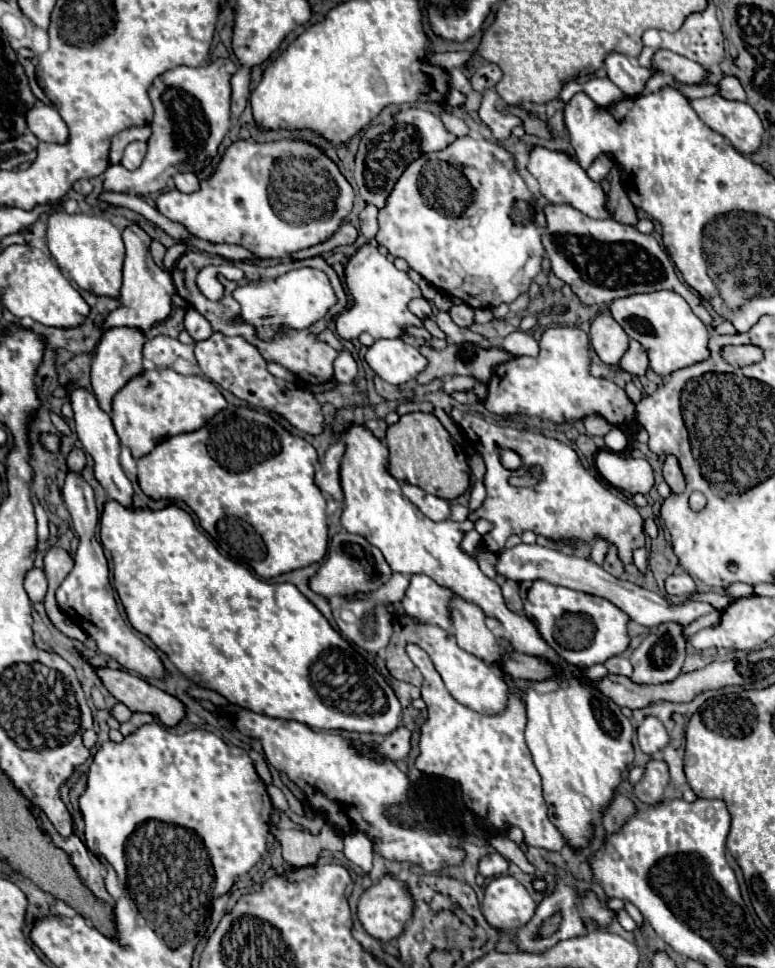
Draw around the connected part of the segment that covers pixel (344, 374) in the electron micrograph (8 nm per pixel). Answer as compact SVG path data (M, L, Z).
M347 349L339 351L339 355L335 359L335 381L337 383L353 383L355 375L357 375L357 363L355 363L353 355Z

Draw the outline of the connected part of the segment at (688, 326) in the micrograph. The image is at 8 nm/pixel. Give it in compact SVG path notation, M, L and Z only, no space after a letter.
M653 291L615 299L611 305L613 319L631 339L637 339L649 353L649 365L659 375L671 375L677 369L699 363L709 357L707 327L693 315L691 307L673 291Z

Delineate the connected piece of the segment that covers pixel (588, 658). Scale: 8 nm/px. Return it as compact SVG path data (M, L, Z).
M547 581L523 583L521 599L525 617L535 623L545 643L573 667L587 669L595 663L605 663L609 657L621 655L629 645L629 617L607 599L599 599L595 595L587 595L567 587L555 587Z

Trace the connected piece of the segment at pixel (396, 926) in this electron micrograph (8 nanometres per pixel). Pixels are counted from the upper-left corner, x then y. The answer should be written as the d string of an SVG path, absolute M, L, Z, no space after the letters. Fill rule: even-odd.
M387 873L375 885L365 889L357 905L357 915L359 915L361 925L371 937L379 941L389 941L393 937L399 937L405 923L413 917L413 895L409 895L409 887L403 881Z

